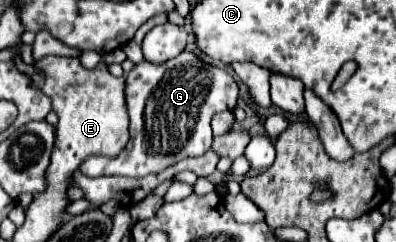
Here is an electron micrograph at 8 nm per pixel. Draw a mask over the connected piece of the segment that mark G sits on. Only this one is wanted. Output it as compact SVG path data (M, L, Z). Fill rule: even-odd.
M182 51L178 57L162 63L138 63L128 75L126 75L126 107L130 115L130 145L124 153L120 153L114 159L108 157L90 157L80 165L80 171L86 177L100 177L100 175L132 175L132 177L144 177L148 173L160 173L168 165L184 159L184 157L196 157L210 149L212 145L212 129L210 119L224 111L234 109L238 99L238 85L232 79L232 75L226 69L212 67L202 63L194 53Z

